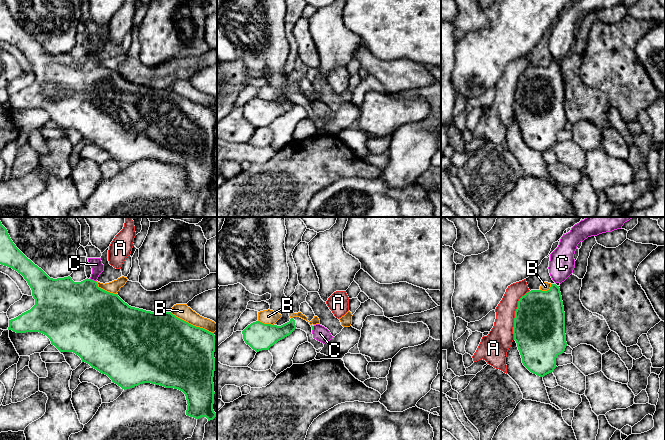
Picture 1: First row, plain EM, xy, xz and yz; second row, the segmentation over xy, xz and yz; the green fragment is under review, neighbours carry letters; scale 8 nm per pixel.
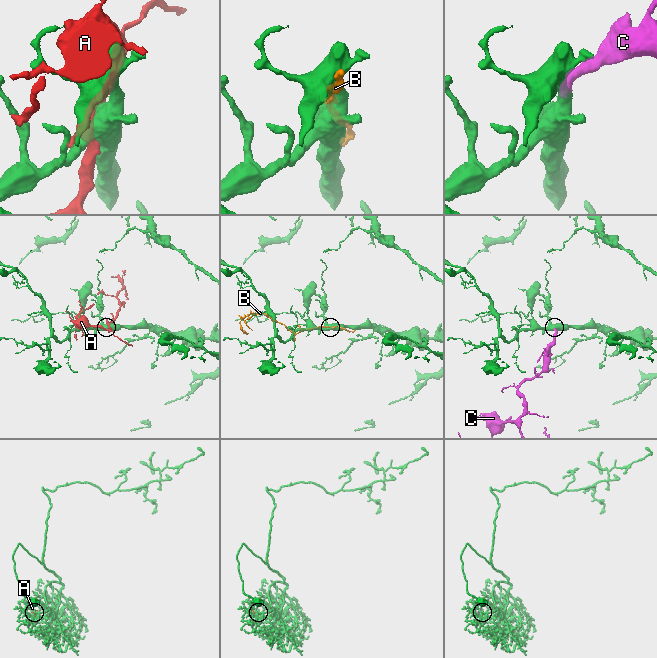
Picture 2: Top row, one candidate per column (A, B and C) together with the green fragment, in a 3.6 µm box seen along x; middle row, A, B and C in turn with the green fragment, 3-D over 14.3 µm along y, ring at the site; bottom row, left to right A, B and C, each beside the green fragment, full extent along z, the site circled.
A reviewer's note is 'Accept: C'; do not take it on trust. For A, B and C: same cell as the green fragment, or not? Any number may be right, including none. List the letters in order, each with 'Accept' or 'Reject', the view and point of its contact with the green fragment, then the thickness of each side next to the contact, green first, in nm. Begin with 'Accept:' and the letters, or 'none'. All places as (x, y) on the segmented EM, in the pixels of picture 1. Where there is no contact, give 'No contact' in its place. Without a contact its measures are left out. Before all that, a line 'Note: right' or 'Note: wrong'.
Note: right
Accept: C
A: Reject. Touches green at yz (515, 314). Thickness 420 nm (green) against 200 nm
B: Reject. Touches green at xy (192, 325). Thickness 500 nm (green) against 120 nm
C: Accept. Touches green at xy (93, 280). Thickness 440 nm (green) against 100 nm

